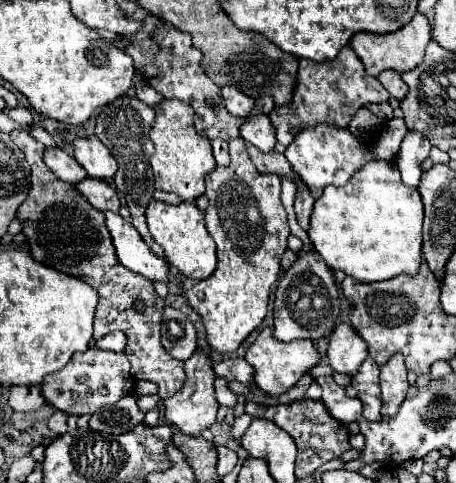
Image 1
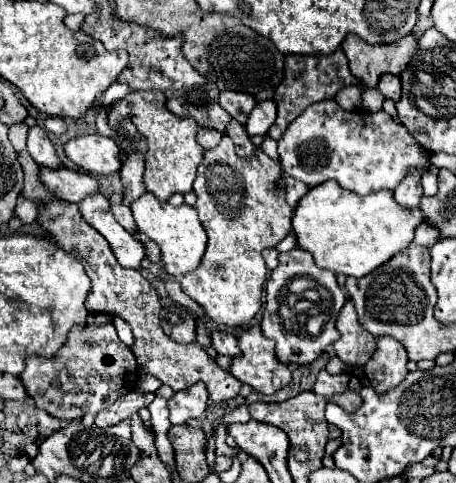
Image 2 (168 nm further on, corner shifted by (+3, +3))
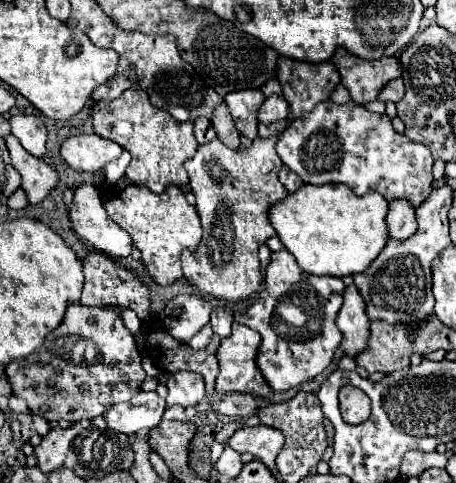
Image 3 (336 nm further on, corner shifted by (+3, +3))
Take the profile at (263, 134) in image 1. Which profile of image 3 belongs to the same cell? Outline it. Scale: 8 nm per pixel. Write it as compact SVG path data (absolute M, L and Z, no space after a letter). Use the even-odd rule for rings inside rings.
M271 95L263 101L259 113L257 113L257 119L259 123L275 123L275 121L281 121L287 117L287 101L281 97L281 95Z

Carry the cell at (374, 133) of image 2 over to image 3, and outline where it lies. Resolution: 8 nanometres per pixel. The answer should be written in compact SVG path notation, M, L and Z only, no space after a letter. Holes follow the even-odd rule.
M323 101L315 105L311 113L295 119L277 141L277 153L291 171L295 171L305 183L327 185L327 183L345 183L355 195L365 195L369 191L381 193L387 201L405 197L415 207L419 207L431 193L433 183L433 157L425 145L411 141L407 135L397 133L391 125L391 119L385 113L371 113L357 103L337 105L333 101Z

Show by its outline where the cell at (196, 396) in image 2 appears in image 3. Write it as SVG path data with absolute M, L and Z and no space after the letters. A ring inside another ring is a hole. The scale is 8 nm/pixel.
M175 373L167 379L167 407L195 407L205 397L203 377L197 373Z

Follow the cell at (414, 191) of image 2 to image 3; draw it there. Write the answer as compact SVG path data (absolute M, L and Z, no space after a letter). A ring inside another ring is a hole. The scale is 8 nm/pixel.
M395 199L389 203L389 213L387 213L387 225L389 225L389 235L391 239L407 239L417 231L417 221L415 221L415 209L407 205L403 199Z

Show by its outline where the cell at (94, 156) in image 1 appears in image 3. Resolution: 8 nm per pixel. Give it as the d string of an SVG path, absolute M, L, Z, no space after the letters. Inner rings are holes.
M75 135L69 137L61 145L61 157L75 171L97 173L103 171L105 165L117 159L123 153L123 147L111 139L103 139L99 135Z

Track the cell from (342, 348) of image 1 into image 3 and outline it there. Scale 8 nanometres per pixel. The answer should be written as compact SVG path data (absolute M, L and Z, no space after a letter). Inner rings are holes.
M349 285L343 297L345 303L337 315L337 327L343 333L341 349L349 357L357 357L369 341L369 319L365 315L365 303L355 285Z

